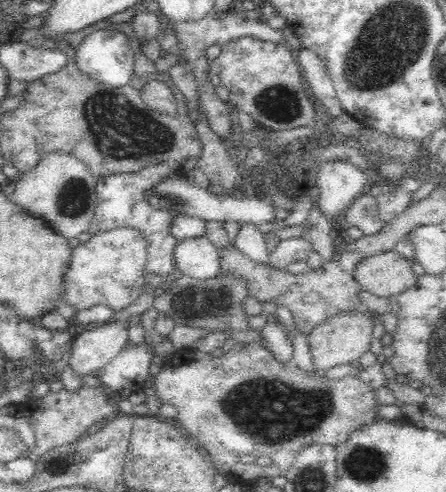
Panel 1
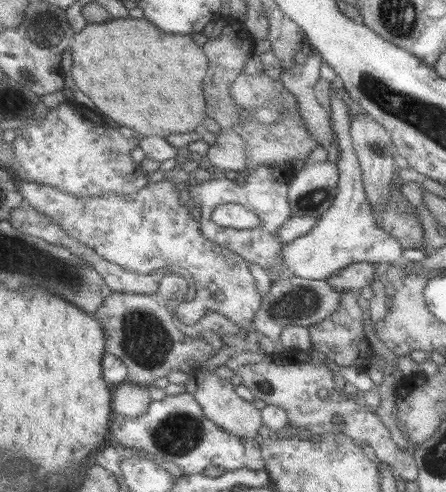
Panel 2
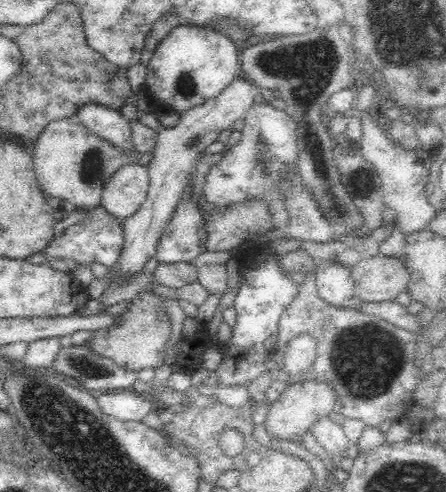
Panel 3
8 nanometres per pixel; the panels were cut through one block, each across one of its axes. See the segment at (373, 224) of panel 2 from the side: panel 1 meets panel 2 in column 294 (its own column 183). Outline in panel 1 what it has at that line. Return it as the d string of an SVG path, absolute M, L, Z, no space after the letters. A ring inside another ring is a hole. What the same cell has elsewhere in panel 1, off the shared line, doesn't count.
M208 236L180 242L176 248L176 262L178 270L194 280L214 278L222 270L220 250Z

